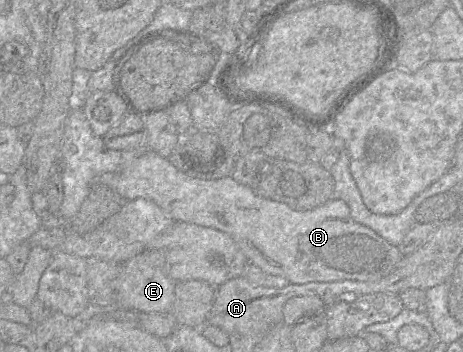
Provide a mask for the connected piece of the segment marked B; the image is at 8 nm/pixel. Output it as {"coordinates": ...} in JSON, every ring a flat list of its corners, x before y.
{"coordinates":[[72,109,66,119,60,165,64,195,58,213,65,219,70,220,78,213,92,184,102,183,127,201,137,198,153,201,173,221,209,227,228,234,242,250,249,264,258,266,267,274,285,278,289,284,374,282,388,276,404,257,398,247,388,243,369,227,355,222,348,205,341,199,332,198,312,210,295,211,284,203,257,195,252,188,236,182,231,176,217,179,191,177,147,145,129,151,108,149,102,137,92,132,83,109]]}

